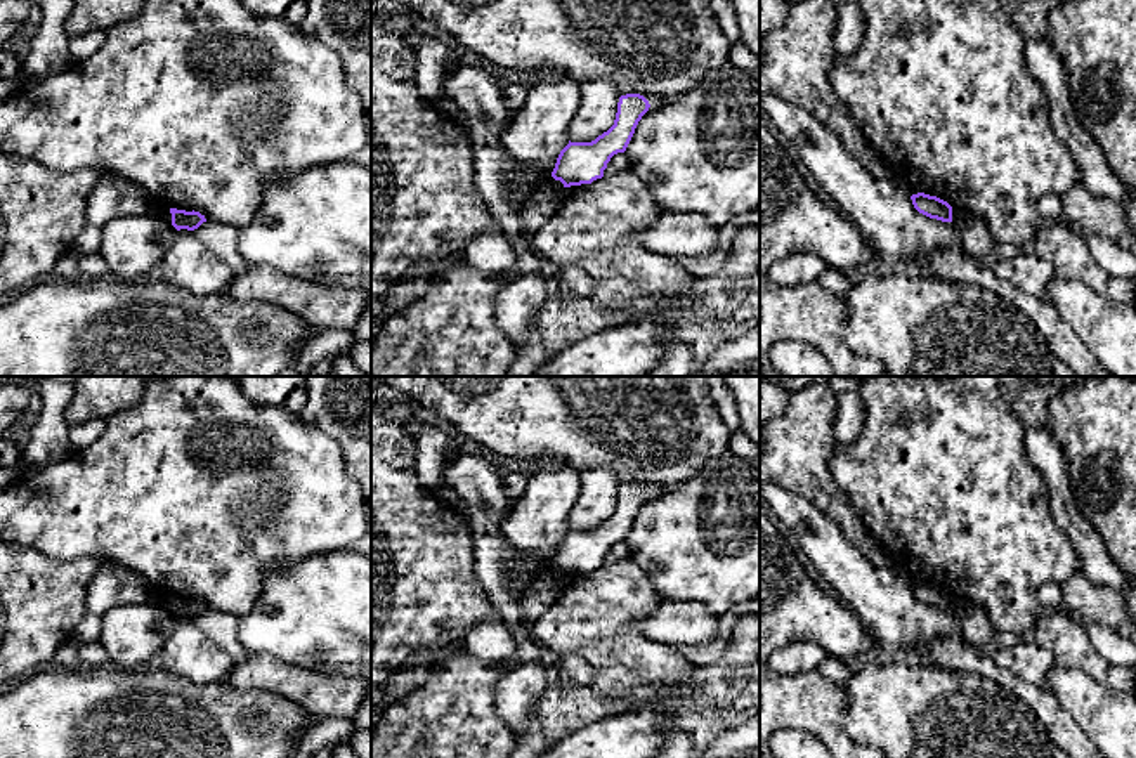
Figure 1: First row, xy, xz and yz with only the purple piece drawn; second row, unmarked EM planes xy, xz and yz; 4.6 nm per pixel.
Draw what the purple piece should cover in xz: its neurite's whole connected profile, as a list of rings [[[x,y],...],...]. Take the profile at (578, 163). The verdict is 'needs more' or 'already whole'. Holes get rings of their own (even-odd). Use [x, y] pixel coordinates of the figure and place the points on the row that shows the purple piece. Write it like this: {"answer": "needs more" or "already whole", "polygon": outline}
{"answer": "already whole", "polygon": [[[640,94],[621,95],[614,125],[591,142],[569,140],[557,158],[552,177],[560,180],[564,187],[602,179],[610,158],[626,151],[638,121],[649,108],[649,101]]]}

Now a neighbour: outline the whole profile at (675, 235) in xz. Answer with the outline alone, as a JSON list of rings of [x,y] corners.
[[[663,212],[656,222],[640,227],[638,241],[664,257],[702,258],[716,253],[718,225],[699,212]]]

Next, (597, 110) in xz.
[[[612,80],[581,83],[581,102],[569,125],[571,142],[591,142],[607,132],[616,120],[619,92]]]

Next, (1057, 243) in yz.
[[[1042,222],[1034,232],[1032,253],[1049,262],[1056,278],[1081,281],[1115,304],[1136,307],[1134,279],[1112,276],[1100,267],[1084,238],[1068,225]]]

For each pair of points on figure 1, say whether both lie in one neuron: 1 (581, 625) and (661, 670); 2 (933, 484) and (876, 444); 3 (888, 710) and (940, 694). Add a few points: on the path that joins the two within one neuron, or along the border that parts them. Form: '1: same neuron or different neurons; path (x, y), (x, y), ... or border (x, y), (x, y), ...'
1: same neuron; path (600, 632), (632, 663), (642, 663)
2: same neuron; path (920, 474), (906, 474), (890, 458)
3: same neuron; path (900, 710), (925, 710), (928, 706)

